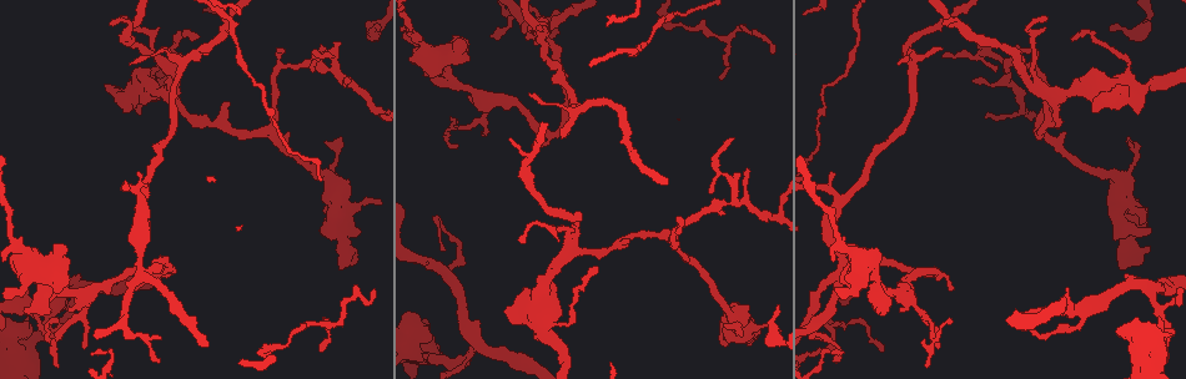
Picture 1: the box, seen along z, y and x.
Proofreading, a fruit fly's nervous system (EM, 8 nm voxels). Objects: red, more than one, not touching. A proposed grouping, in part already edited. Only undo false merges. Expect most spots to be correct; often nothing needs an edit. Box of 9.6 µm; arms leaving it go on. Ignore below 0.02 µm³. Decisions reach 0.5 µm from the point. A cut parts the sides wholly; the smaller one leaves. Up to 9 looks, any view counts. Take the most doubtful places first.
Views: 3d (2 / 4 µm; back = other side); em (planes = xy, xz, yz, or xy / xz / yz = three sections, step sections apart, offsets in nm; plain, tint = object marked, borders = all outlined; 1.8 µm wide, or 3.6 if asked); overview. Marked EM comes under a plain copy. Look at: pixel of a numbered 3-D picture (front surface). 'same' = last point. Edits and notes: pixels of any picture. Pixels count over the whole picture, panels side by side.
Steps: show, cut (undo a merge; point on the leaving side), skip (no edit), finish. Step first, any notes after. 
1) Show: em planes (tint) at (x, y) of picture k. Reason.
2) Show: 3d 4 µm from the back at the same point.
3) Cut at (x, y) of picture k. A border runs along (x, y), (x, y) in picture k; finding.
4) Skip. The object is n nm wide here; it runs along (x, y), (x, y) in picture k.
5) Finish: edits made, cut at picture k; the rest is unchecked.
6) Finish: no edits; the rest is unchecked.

Show: 3d 4 µm at (143, 270) of picture 1. Sudden change in width.

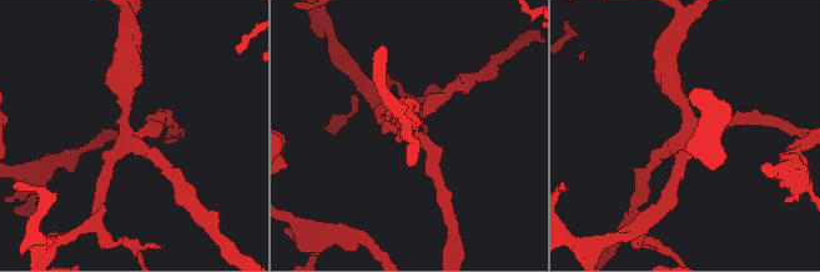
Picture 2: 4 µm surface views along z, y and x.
Show: em planes (tint) at (129, 134) of picture 2. 4 arms meet here; now the EM.

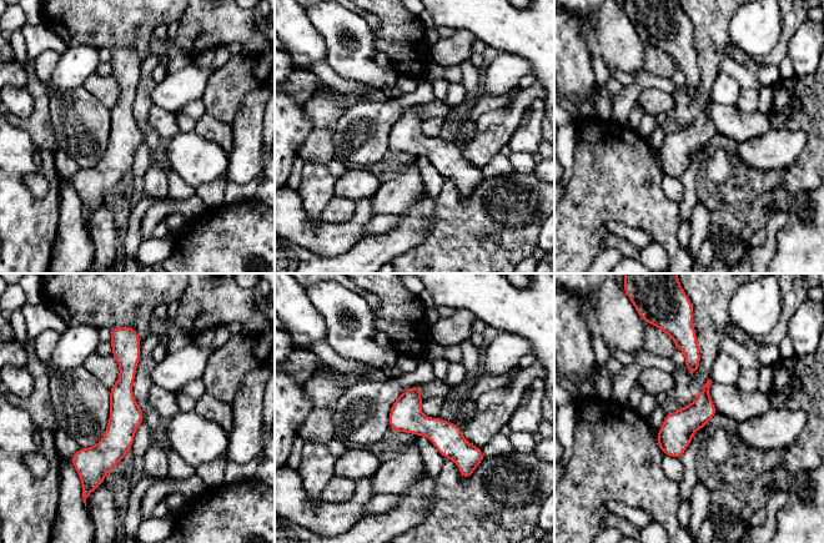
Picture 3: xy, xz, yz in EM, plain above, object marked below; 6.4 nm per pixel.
Skip. It runs along (129, 338), (122, 426), (99, 478) in picture 3; one neuron here.

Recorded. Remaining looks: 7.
Show: em planes (tint) at (417, 42) of picture 1. Thick turns thin.

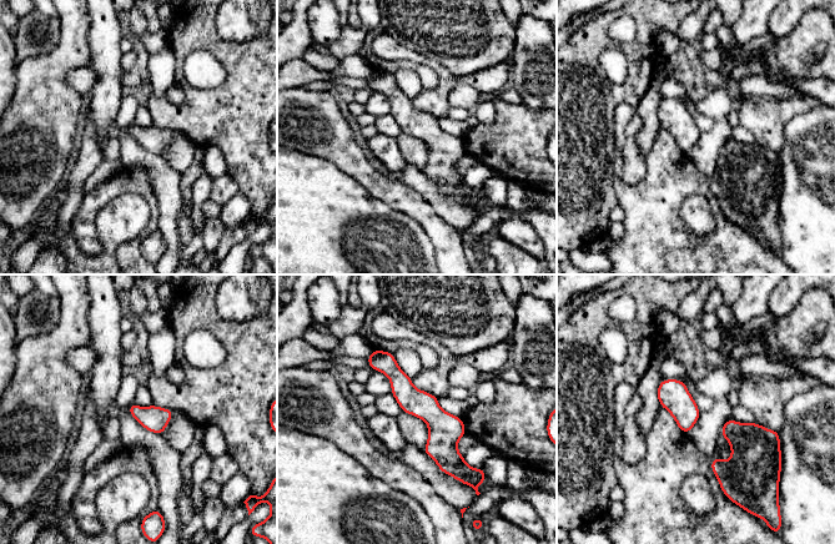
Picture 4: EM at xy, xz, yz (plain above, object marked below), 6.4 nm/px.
Skip. It runs along (376, 353), (464, 472) in picture 4; continuous, no second neuron.

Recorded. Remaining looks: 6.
Show: 3d 2 µm at (338, 227) of picture 1. Side arm on a straight run.

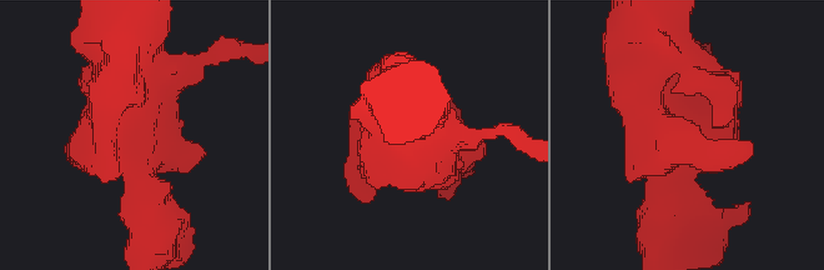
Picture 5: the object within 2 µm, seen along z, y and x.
Show: em yz step 16 (tint) at (129, 148) of picture 5.

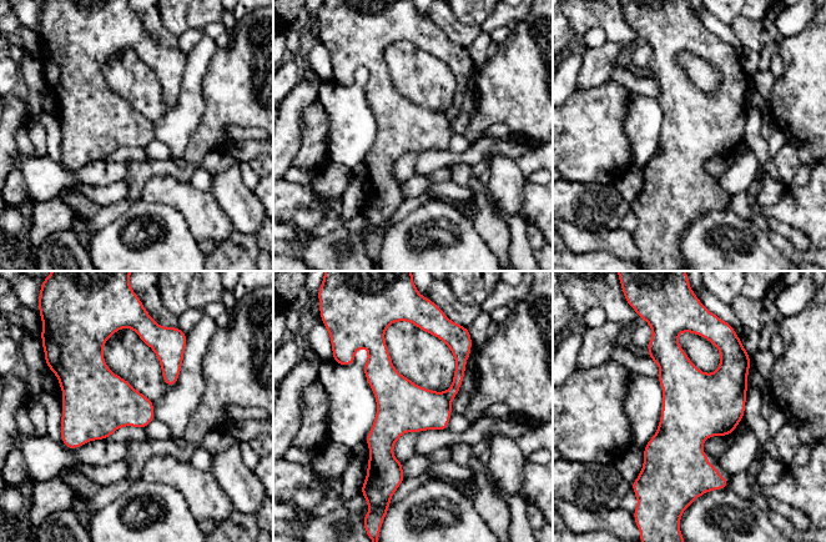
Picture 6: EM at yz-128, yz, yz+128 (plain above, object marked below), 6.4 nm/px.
Show: em planes (borders) at the same point. Cut it another way.

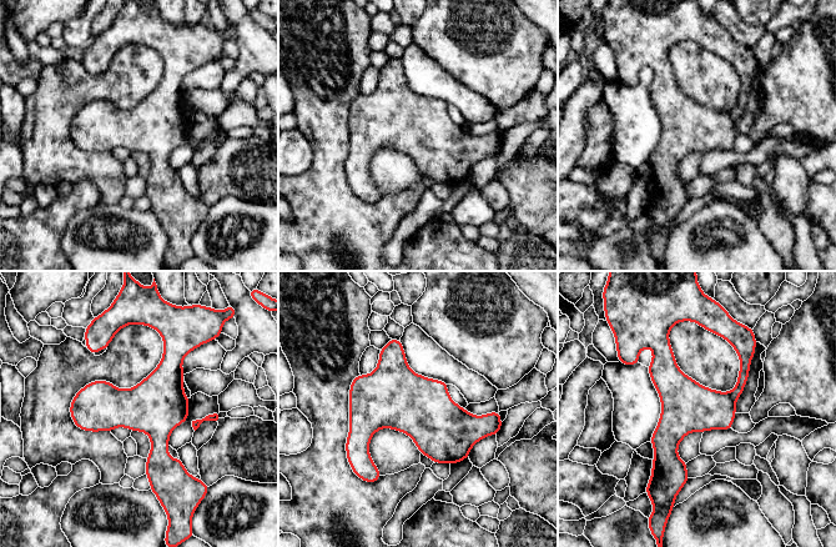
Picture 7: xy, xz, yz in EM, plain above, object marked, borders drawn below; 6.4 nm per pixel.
Skip. The object is 340 nm wide here; it runs along (740, 350), (740, 387), (670, 438), (679, 483) in picture 7; one neuron here.

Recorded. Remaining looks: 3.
Show: em xz step 16 (tint) at (333, 64) of picture 1. Thin neck.

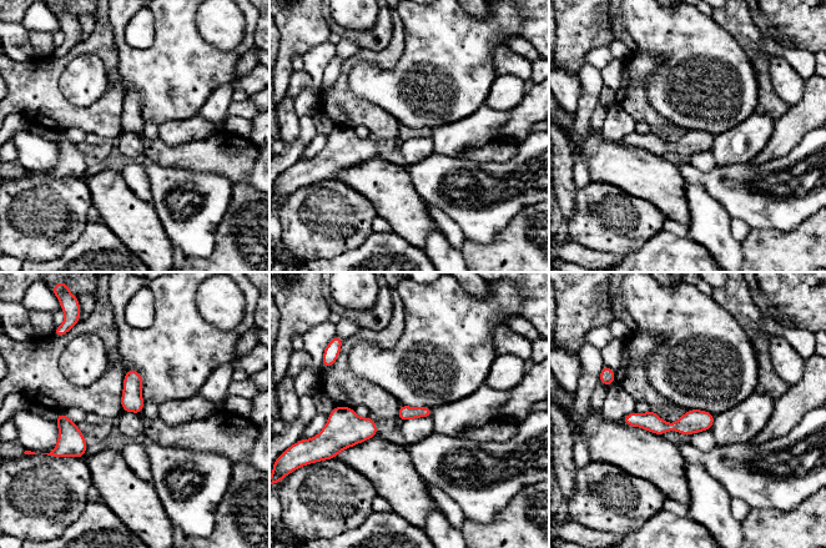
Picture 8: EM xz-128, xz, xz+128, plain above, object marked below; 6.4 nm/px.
Skip. It runs along (711, 417), (683, 426), (626, 421) in picture 8; one neuron here.

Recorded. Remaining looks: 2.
Finish: no edits; the rest is unchecked.

